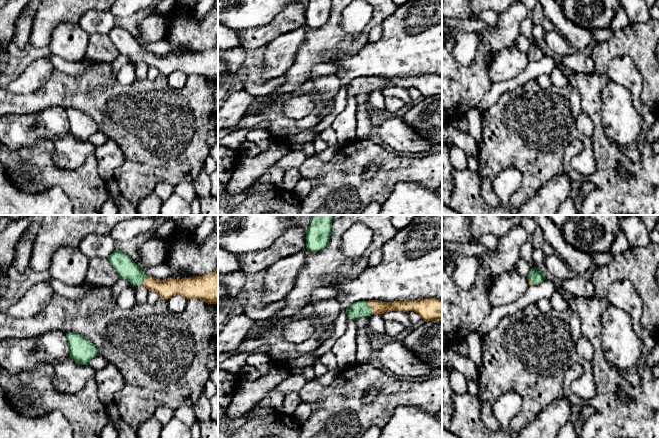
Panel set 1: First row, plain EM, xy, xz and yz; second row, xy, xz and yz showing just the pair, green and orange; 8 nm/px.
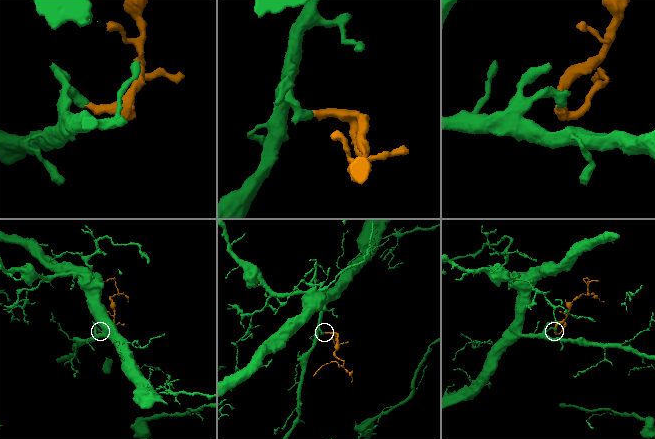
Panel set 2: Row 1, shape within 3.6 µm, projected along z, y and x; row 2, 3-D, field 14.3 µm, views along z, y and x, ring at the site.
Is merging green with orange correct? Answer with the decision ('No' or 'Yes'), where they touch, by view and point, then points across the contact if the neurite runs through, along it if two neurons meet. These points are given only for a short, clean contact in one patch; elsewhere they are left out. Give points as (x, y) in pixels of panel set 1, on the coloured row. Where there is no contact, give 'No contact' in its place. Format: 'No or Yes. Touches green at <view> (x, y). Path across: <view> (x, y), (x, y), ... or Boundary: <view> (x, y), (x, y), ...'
Yes. Touches green at xz (370, 308). Path across: xz (358, 309), (370, 308), (377, 306)

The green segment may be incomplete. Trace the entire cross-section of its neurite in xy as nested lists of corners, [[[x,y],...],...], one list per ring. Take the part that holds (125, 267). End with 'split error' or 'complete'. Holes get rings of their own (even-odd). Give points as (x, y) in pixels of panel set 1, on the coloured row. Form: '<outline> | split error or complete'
[[[116,249],[108,257],[119,279],[128,280],[133,286],[144,286],[156,292],[161,299],[181,295],[188,300],[197,298],[208,304],[218,303],[218,268],[208,274],[192,278],[158,280],[147,275],[124,252]]] | split error

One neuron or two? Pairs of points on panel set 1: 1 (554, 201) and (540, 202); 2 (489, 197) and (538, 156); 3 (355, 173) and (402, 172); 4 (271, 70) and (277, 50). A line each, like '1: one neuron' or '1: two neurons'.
1: one neuron
2: one neuron
3: one neuron
4: one neuron

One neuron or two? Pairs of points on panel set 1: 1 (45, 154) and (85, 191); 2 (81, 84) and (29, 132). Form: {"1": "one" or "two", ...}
{"1": "one", "2": "two"}

